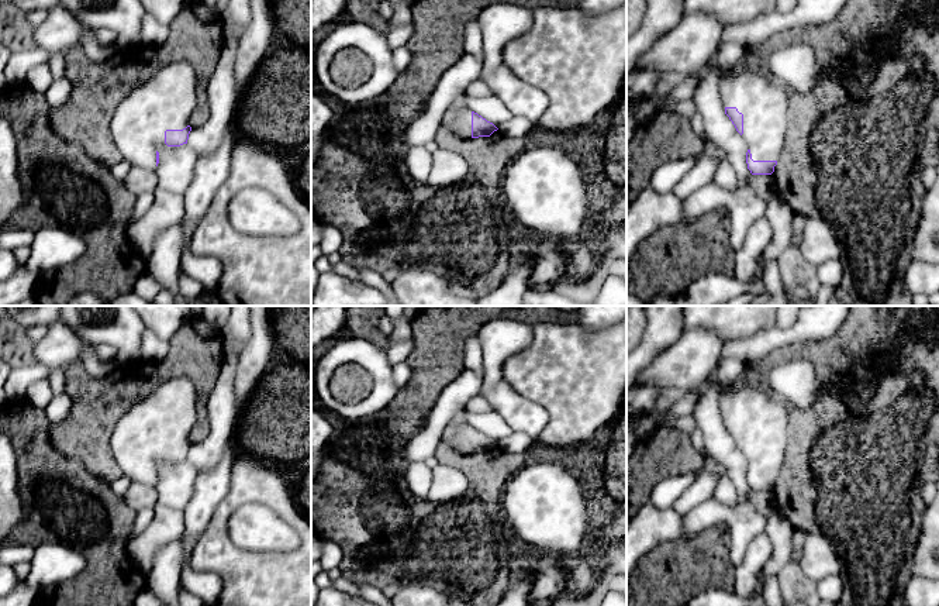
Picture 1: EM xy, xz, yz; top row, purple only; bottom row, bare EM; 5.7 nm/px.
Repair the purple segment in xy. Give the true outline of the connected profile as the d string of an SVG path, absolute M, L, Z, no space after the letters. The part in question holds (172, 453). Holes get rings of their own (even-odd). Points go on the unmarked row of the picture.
M184 375L168 378L135 403L115 424L110 450L132 482L155 486L158 462L187 459L190 431L197 420L197 389Z

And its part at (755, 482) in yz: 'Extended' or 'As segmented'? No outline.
Extended

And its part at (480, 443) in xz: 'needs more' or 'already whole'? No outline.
needs more

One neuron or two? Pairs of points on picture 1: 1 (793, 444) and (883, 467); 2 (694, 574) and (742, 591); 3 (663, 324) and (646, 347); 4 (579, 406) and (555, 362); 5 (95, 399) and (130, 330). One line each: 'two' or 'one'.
1: one
2: two
3: one
4: one
5: two

